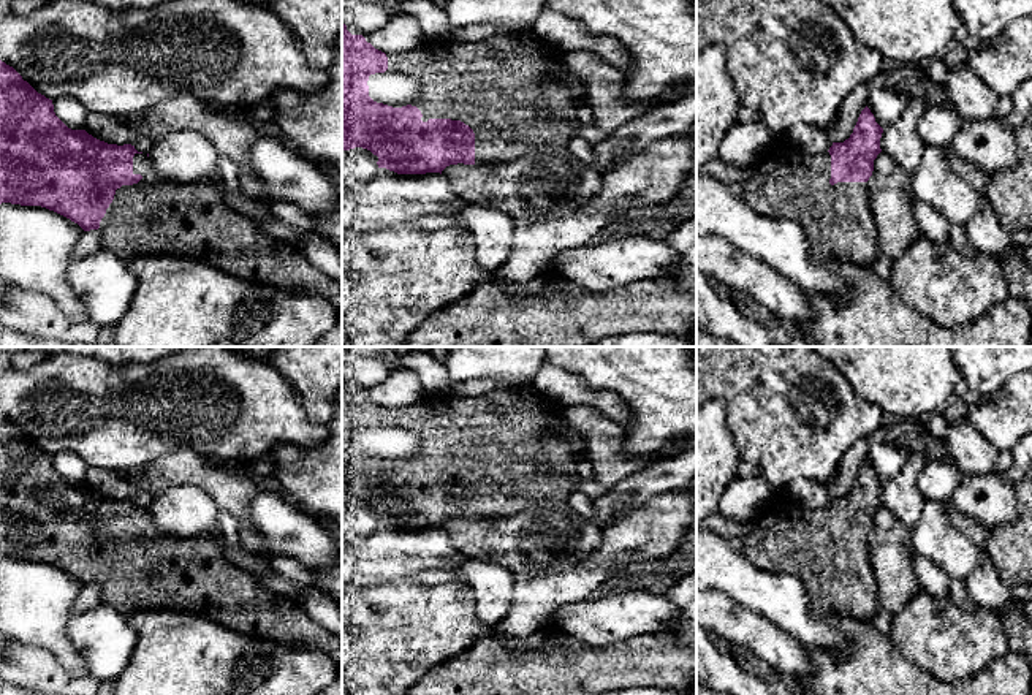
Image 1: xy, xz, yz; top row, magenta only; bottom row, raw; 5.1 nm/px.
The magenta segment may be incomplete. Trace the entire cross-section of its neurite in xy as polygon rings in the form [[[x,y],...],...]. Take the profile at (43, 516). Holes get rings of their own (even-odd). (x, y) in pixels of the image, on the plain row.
[[[0,415],[0,559],[41,560],[54,565],[84,586],[98,584],[101,602],[125,614],[138,610],[187,611],[203,614],[234,632],[283,644],[309,646],[331,657],[342,671],[342,641],[312,619],[296,602],[264,589],[255,575],[231,564],[223,545],[203,534],[180,538],[161,529],[147,508],[131,499],[108,499],[85,484],[68,483],[54,467],[52,454],[38,448],[9,420]]]

